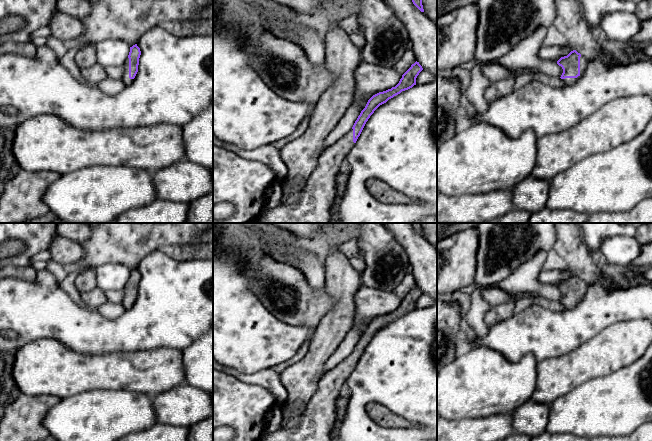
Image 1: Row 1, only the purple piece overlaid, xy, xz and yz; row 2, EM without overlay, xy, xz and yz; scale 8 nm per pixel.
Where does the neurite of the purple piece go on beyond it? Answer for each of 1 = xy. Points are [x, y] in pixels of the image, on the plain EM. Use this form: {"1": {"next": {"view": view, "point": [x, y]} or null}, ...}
{"1": {"next": {"view": "xy", "point": [125, 302]}}}

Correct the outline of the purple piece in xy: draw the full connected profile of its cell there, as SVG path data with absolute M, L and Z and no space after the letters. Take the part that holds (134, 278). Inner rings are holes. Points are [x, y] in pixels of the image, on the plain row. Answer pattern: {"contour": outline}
{"contour": "M137 268L130 271L129 279L123 288L123 300L121 304L128 310L132 307L138 296L139 282L141 279L140 272Z"}

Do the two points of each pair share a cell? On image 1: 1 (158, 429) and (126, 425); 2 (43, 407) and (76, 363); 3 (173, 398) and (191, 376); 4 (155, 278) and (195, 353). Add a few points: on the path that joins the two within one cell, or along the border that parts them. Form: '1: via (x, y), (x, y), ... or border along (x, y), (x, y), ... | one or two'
1: border along (156, 421), (142, 430) | two
2: border along (28, 396), (55, 395), (59, 399) | two
3: border along (185, 382), (202, 390) | two
4: border along (202, 334), (182, 350) | two

